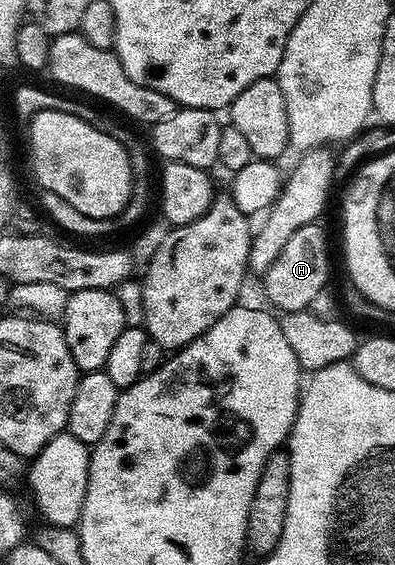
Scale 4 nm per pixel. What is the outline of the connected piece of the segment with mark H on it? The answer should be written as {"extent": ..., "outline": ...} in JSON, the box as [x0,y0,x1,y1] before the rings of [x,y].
{"extent":[264,224,330,312],"outline":[[[315,224],[300,228],[300,232],[295,232],[292,240],[288,240],[284,252],[276,256],[276,264],[268,268],[264,276],[266,298],[275,311],[289,312],[313,307],[318,293],[325,288],[326,277],[330,274],[330,246],[326,243],[326,234],[320,227],[321,225]]]}

